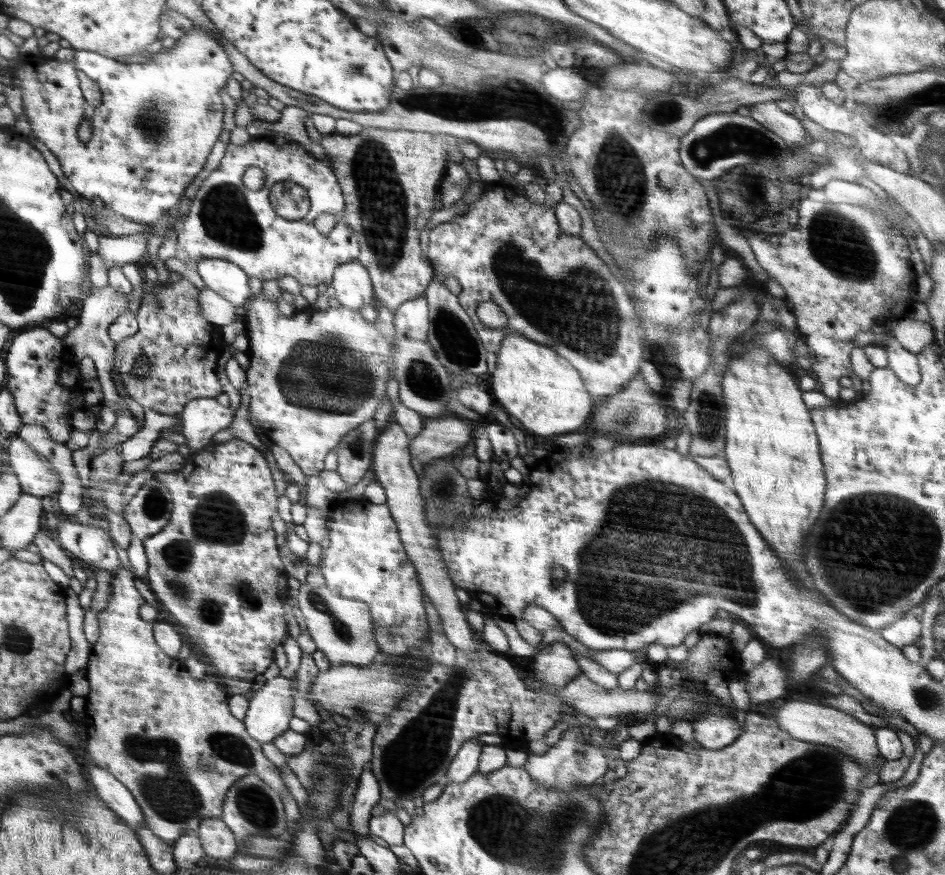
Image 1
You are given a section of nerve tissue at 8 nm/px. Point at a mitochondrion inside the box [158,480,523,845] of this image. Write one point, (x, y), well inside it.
(432, 729)

